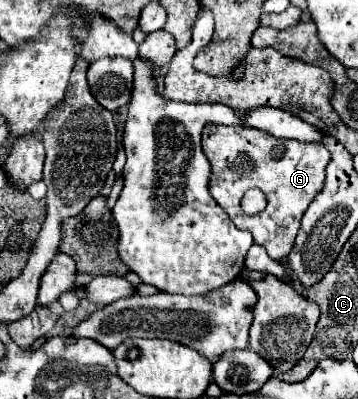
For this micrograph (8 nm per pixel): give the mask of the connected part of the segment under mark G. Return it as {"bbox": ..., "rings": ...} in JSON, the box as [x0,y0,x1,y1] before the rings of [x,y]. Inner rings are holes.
{"bbox":[202,125,330,261],"rings":[[[238,125],[204,127],[202,147],[212,165],[212,197],[220,203],[220,207],[228,213],[238,229],[252,233],[254,243],[264,247],[274,261],[286,257],[294,247],[304,211],[324,187],[324,171],[330,163],[330,151],[322,143],[296,143],[292,139],[276,139],[258,129],[252,129],[248,137],[244,137],[244,127]],[[252,187],[266,195],[268,205],[256,215],[246,215],[240,207],[240,201],[242,195]]]}

